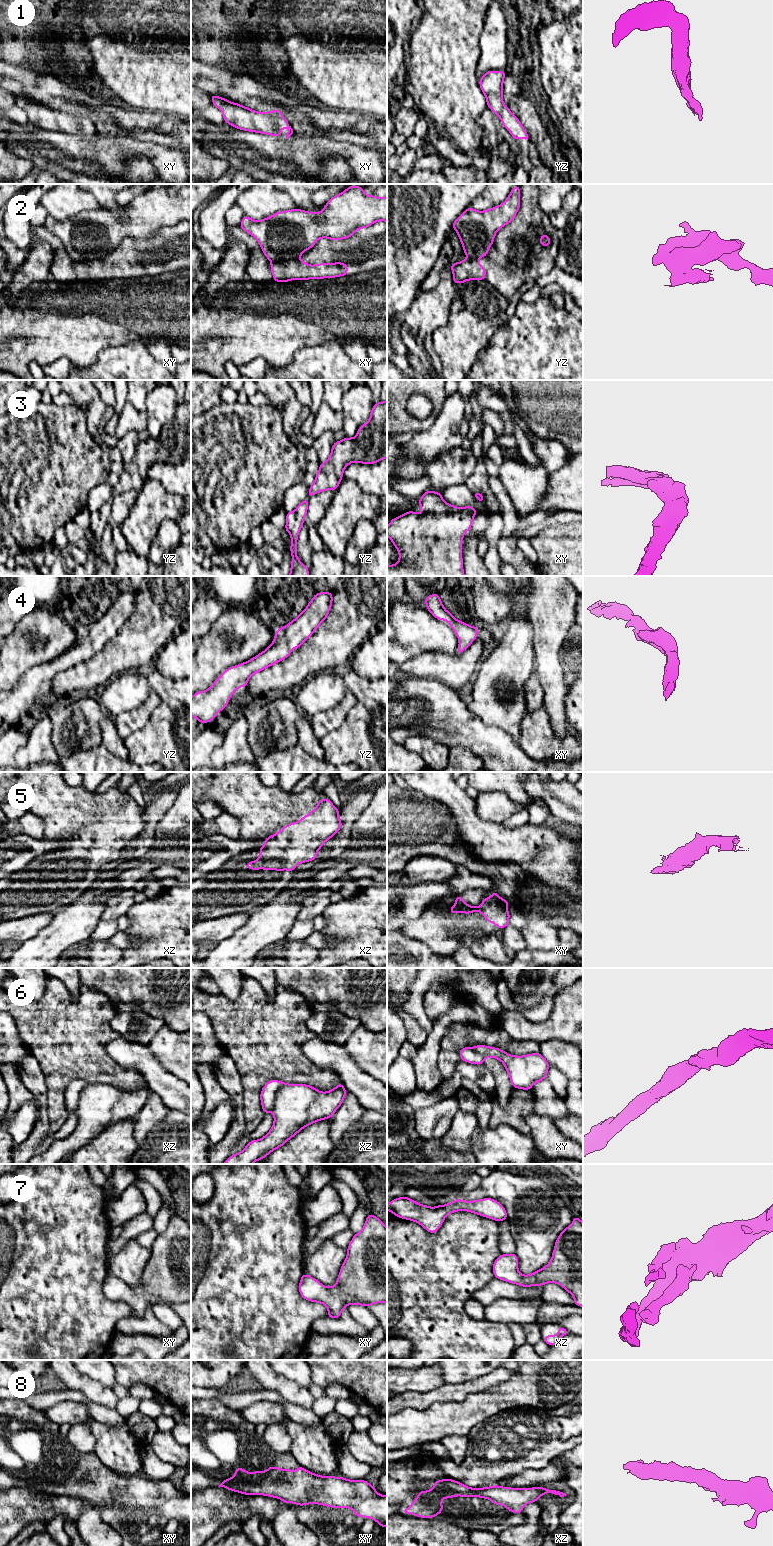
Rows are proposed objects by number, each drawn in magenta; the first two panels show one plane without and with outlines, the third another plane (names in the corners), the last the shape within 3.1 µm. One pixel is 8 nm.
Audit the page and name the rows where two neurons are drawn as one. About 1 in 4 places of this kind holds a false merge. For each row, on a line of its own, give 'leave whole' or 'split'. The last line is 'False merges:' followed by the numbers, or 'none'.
1: leave whole
2: split
3: leave whole
4: leave whole
5: leave whole
6: split
7: leave whole
8: leave whole
False merges: 2, 6

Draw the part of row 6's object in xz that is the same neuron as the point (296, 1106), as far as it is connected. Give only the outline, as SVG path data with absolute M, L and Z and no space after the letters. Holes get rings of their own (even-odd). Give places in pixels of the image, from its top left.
M341 1081L338 1086L327 1092L320 1092L310 1085L286 1083L276 1095L272 1111L274 1123L271 1130L263 1138L250 1141L243 1151L233 1154L223 1164L253 1164L255 1161L262 1160L275 1149L283 1146L304 1127L331 1118L341 1106L346 1094Z

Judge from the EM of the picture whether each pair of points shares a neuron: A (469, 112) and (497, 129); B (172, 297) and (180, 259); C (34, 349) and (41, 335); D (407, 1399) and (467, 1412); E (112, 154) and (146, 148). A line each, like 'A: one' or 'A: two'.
A: two
B: two
C: one
D: two
E: one

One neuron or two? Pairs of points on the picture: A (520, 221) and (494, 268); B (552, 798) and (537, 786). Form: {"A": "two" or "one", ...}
{"A": "one", "B": "one"}

